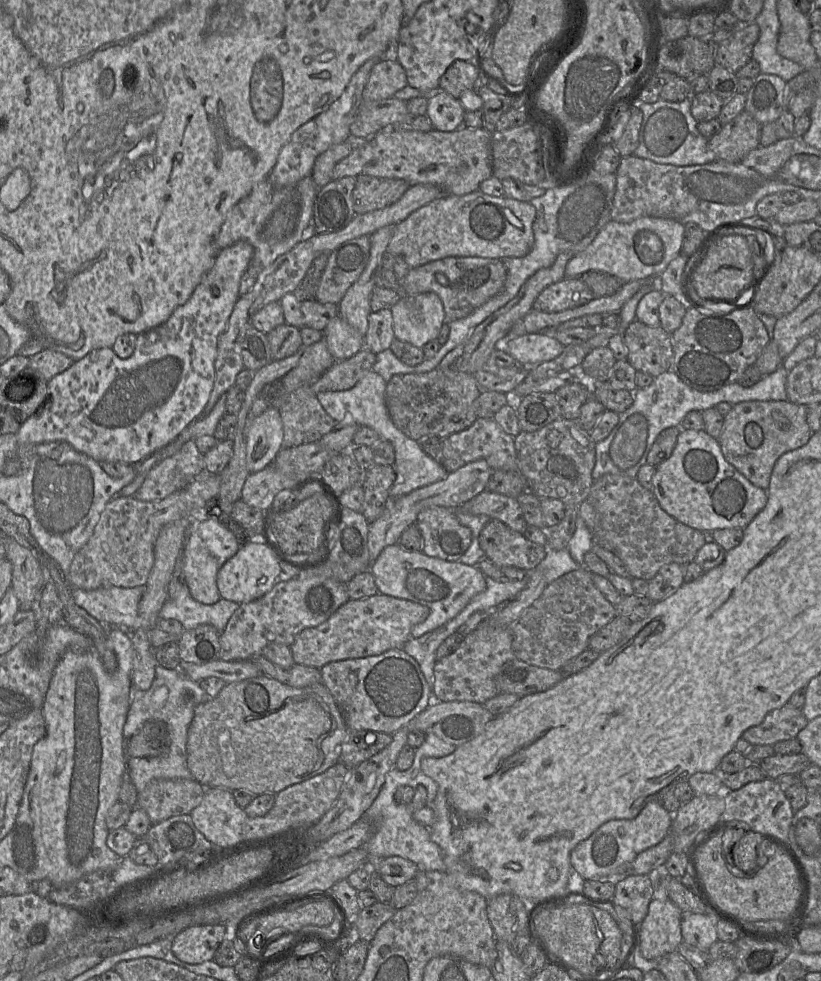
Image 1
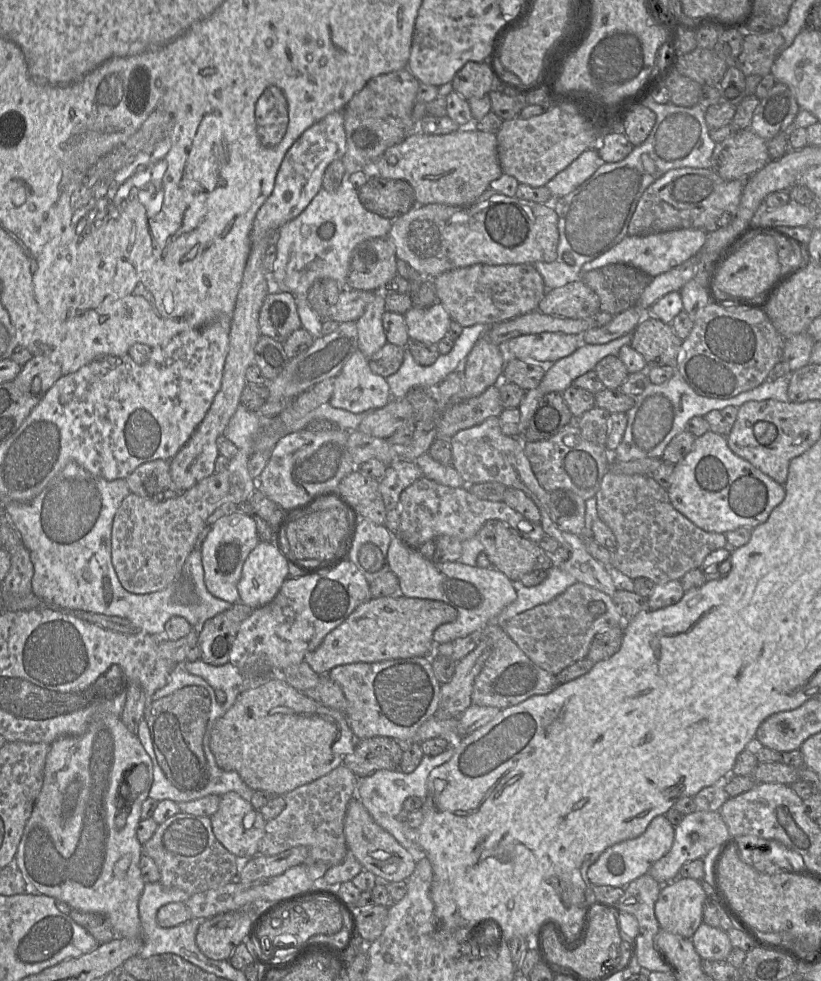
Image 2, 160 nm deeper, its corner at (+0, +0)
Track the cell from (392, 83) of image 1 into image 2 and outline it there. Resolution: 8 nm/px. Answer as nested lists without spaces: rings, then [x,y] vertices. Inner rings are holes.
[[[407,68],[370,79],[344,108],[347,157],[362,170],[371,170],[389,147],[417,132],[412,118],[420,82]]]

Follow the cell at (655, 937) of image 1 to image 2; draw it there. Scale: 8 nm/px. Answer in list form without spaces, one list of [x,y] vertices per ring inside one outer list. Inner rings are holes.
[[[678,877],[672,883],[663,885],[655,903],[654,911],[661,930],[691,939],[703,923],[703,908],[709,899],[718,899],[718,889],[705,881]]]

